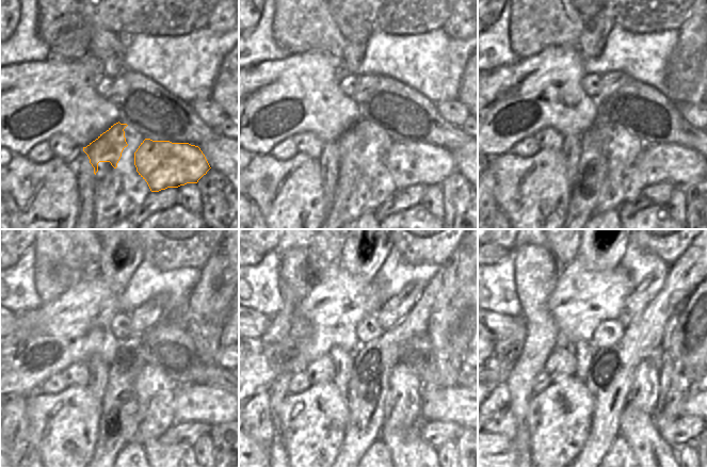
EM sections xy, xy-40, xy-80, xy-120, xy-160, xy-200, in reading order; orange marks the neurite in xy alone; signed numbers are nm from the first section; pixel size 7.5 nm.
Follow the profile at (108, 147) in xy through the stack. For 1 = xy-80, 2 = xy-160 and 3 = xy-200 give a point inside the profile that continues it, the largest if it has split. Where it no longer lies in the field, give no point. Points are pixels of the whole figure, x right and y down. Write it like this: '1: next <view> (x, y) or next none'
1: next xy-80 (591, 141)
2: next xy-160 (352, 390)
3: next xy-200 (592, 382)

